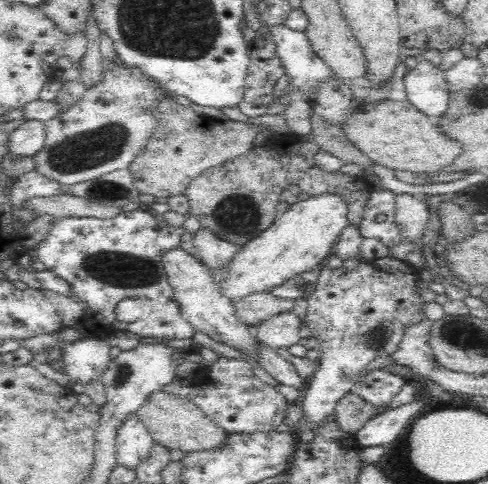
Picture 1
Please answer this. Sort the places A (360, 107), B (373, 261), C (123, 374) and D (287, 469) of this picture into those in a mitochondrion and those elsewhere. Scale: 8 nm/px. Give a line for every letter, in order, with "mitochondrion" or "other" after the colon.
A: other
B: other
C: mitochondrion
D: other

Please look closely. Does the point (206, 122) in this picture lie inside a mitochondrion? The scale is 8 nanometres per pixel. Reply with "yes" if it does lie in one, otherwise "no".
no

